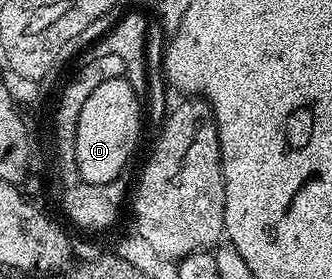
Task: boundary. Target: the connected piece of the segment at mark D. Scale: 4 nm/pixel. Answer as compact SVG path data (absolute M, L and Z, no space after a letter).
M121 76L101 82L101 86L89 94L81 110L81 118L77 118L75 139L77 168L81 170L85 182L104 184L124 175L123 167L130 162L139 142L139 100L141 102L140 93L135 92L133 86Z

